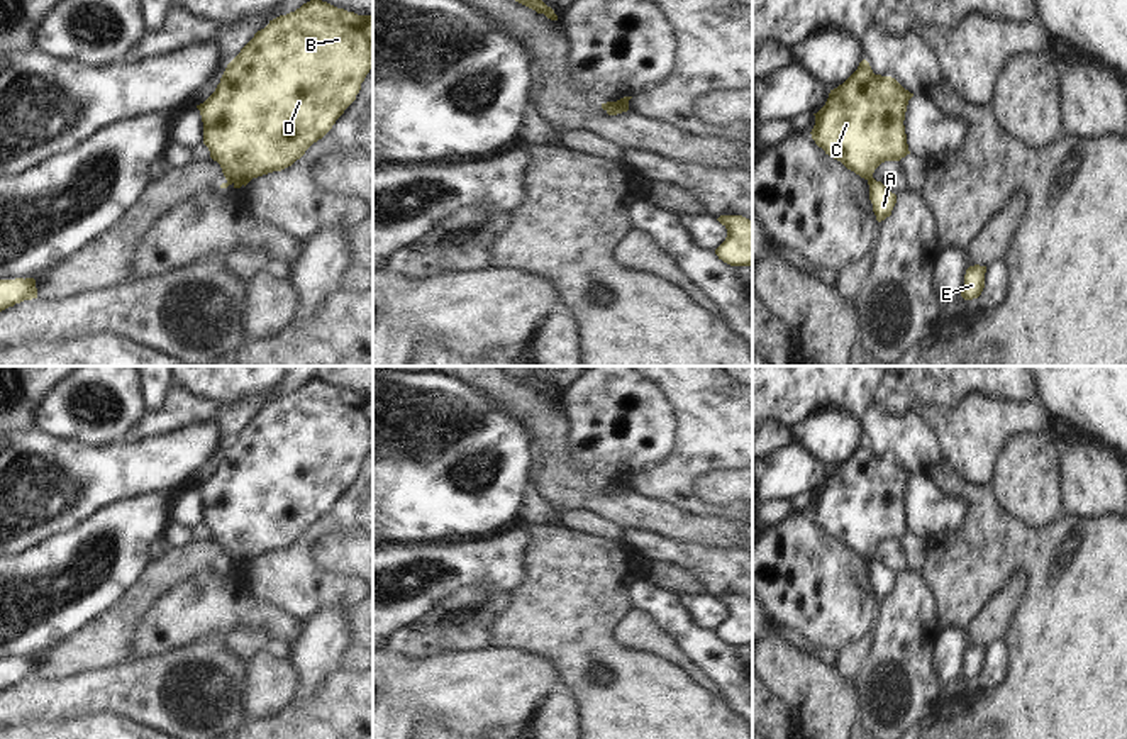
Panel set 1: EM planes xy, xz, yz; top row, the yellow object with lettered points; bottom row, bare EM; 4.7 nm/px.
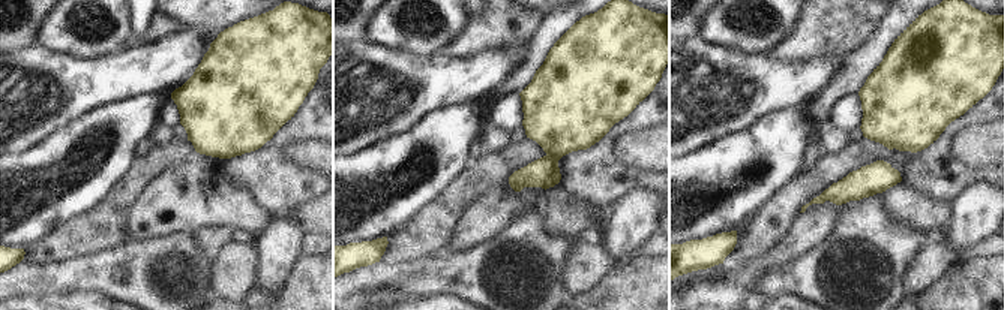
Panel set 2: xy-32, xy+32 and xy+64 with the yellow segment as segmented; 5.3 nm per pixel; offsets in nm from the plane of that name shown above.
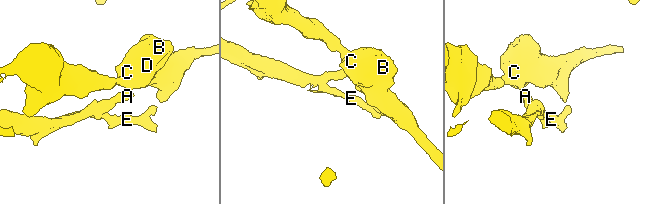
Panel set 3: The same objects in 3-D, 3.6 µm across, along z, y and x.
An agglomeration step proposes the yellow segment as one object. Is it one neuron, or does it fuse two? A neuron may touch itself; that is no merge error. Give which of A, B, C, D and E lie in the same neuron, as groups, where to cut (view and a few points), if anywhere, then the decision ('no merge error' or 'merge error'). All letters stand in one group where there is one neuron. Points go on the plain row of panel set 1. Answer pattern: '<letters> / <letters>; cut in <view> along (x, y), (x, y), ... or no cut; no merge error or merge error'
A E / B C D; cut in yz along (871, 556), (868, 560); merge error

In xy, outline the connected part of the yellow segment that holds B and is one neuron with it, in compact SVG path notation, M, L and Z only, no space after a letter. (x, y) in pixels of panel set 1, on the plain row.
M317 376L295 392L280 395L258 410L227 444L215 471L197 488L203 502L203 524L222 547L225 559L247 564L253 558L281 551L322 519L356 480L373 447L373 397L337 388Z

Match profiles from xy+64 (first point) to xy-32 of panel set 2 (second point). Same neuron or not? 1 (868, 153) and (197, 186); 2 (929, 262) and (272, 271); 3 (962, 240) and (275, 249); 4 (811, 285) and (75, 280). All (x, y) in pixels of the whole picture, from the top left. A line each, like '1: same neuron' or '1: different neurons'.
1: different neurons
2: different neurons
3: same neuron
4: same neuron

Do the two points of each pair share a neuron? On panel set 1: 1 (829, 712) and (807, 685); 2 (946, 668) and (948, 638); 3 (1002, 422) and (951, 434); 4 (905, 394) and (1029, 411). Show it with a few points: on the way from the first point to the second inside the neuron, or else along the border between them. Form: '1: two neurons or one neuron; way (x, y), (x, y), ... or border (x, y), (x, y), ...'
1: one neuron; way (824, 705), (814, 692)
2: one neuron; way (948, 661), (948, 644)
3: one neuron; way (990, 422), (978, 426), (970, 434), (963, 434)
4: two neurons; border (1000, 400), (970, 392), (949, 409), (921, 411)

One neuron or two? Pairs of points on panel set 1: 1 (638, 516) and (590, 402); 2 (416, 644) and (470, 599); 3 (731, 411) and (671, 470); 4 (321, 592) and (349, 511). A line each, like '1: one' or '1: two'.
1: two
2: one
3: one
4: one

